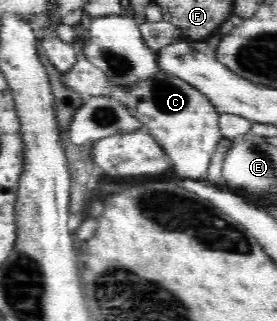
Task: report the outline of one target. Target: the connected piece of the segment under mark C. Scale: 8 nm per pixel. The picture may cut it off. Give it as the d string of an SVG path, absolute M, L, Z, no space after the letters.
M76 50L76 53L76 64L68 70L68 74L61 76L64 87L77 91L81 96L87 94L91 97L106 96L116 99L141 122L144 131L168 154L171 170L178 176L192 176L194 180L198 180L198 176L202 178L208 172L212 154L218 148L223 135L220 134L220 114L202 92L182 78L166 73L165 69L159 69L155 76L138 80L130 86L118 86L83 58L82 52Z

